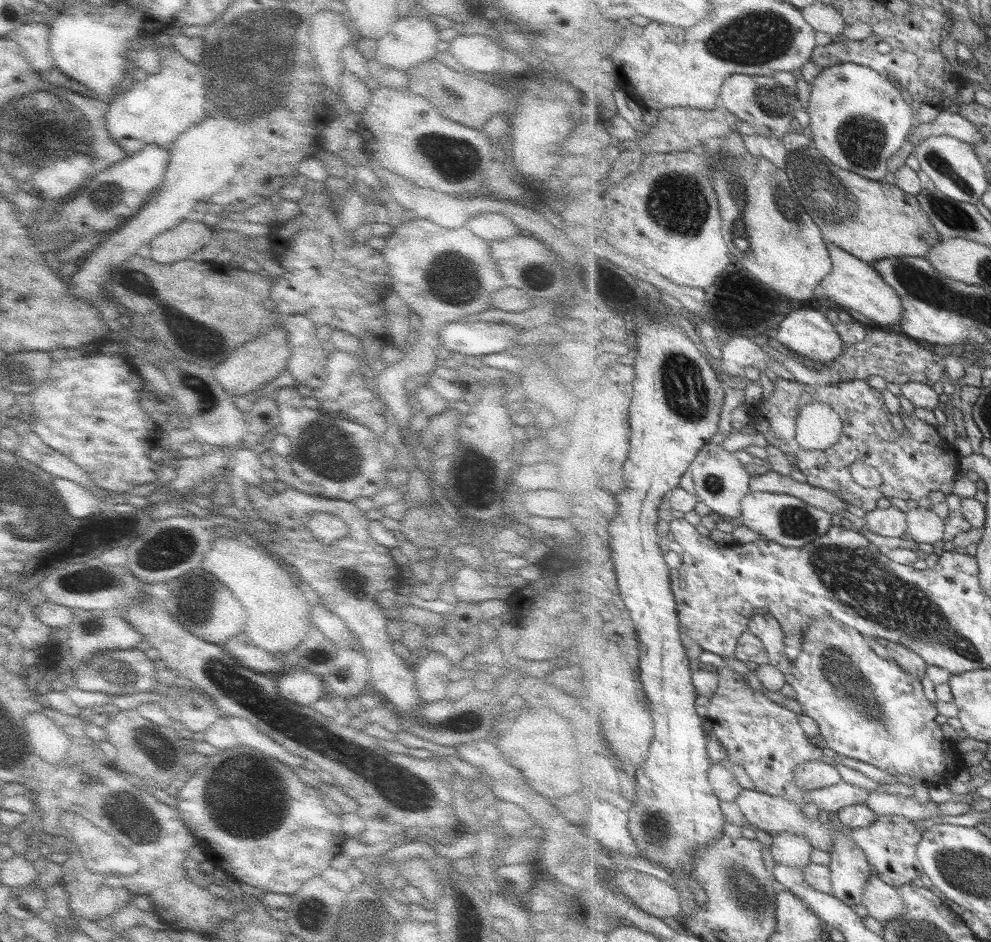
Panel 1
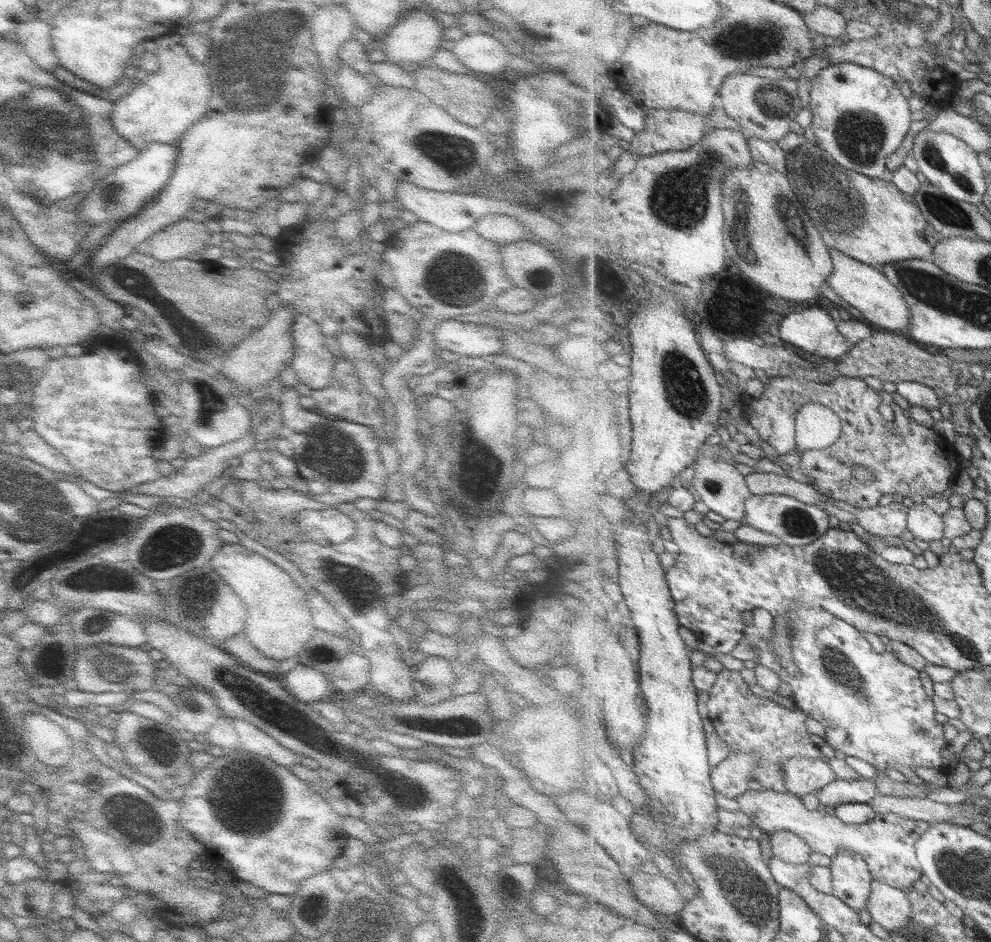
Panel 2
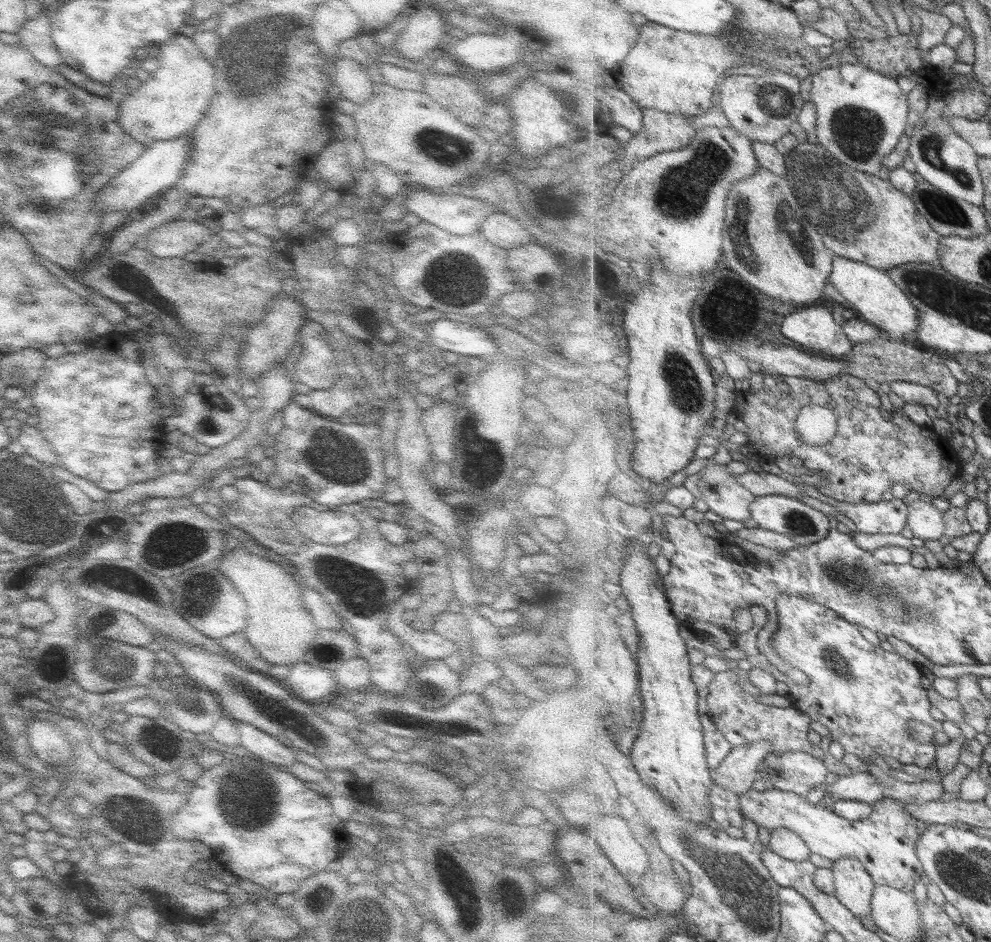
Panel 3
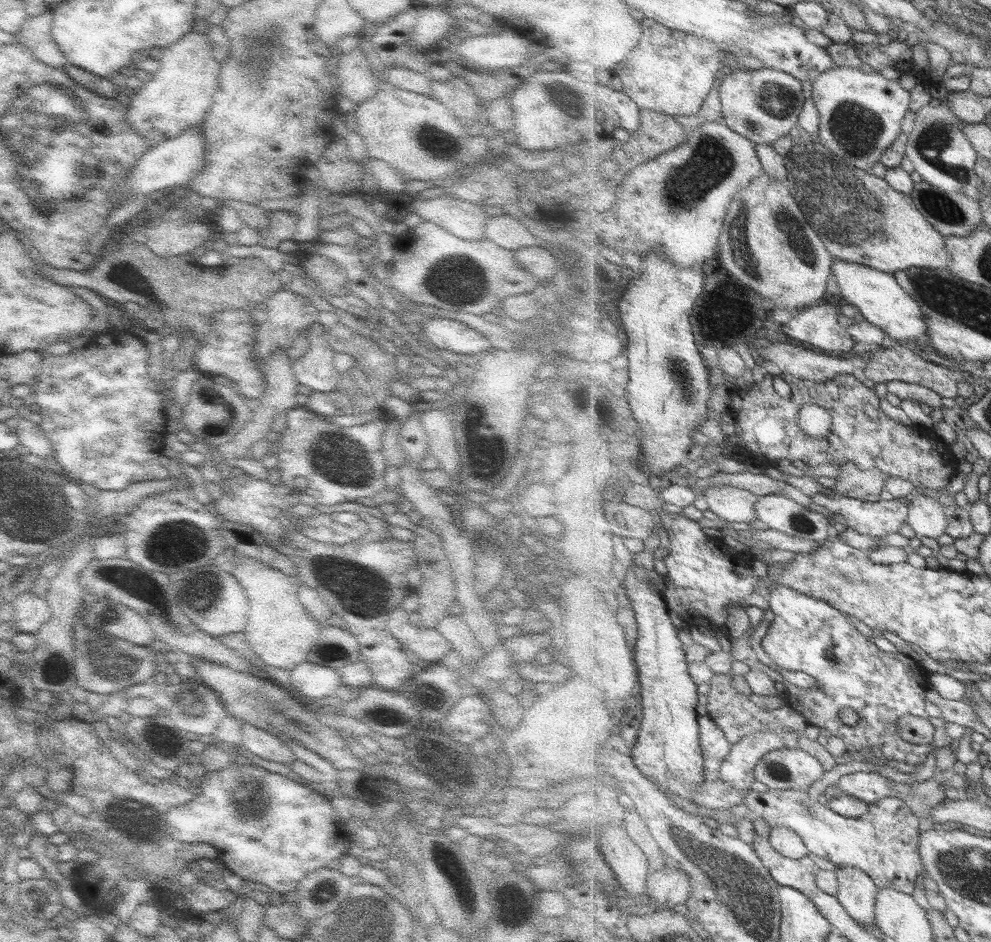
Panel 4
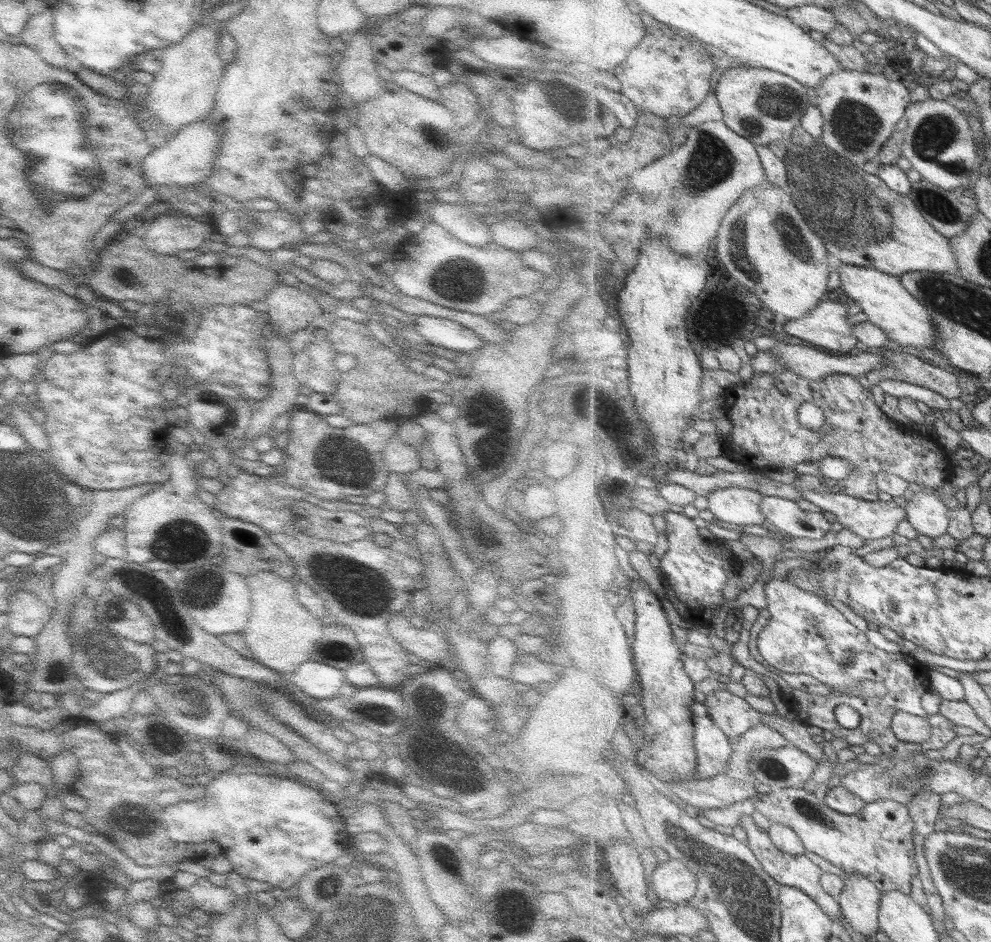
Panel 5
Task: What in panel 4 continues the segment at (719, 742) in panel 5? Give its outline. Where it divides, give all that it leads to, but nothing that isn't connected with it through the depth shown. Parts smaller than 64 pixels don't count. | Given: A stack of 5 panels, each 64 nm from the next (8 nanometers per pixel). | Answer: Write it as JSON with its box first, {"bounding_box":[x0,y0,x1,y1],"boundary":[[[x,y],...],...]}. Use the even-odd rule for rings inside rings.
{"bounding_box":[700,714,732,775],"boundary":[[[709,714],[700,717],[700,741],[704,750],[705,770],[716,775],[732,752],[732,742],[725,736],[724,730],[716,725]]]}

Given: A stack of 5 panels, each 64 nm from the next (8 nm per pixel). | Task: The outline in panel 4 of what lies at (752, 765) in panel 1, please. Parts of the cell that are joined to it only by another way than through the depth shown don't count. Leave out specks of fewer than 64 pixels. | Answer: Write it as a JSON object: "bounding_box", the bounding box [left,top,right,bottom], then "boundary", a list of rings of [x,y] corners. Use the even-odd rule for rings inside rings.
{"bounding_box":[707,672,893,804],"boundary":[[[729,672],[726,674],[714,675],[711,679],[710,692],[707,696],[707,714],[716,721],[716,725],[724,730],[725,736],[732,744],[737,744],[741,738],[758,732],[774,732],[784,739],[783,744],[787,748],[797,749],[800,743],[800,734],[807,730],[810,723],[805,715],[800,714],[797,710],[786,706],[785,708],[771,706],[757,706],[751,702],[749,696],[741,694],[733,686],[733,675]],[[855,772],[843,775],[837,782],[835,793],[848,794],[860,798],[863,802],[873,804],[881,799],[891,797],[893,780],[875,772]]]}

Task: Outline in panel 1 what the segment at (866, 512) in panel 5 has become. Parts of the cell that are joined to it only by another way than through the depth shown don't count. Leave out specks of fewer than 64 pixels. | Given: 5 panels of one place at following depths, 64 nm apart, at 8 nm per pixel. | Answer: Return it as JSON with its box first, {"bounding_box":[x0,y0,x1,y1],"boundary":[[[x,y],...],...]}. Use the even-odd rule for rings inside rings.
{"bounding_box":[863,507,908,538],"boundary":[[[896,507],[875,508],[867,512],[863,519],[870,532],[887,538],[901,538],[908,532],[907,512]]]}

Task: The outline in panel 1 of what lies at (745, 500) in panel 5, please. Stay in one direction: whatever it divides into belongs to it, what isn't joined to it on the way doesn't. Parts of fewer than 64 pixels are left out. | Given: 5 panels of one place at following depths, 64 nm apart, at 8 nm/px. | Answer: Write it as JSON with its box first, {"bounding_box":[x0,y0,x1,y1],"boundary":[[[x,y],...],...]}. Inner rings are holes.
{"bounding_box":[689,444,752,518],"boundary":[[[708,444],[694,458],[689,467],[697,498],[719,515],[739,518],[742,515],[742,502],[752,492],[752,478],[744,464],[741,464],[733,450],[728,452],[720,444]]]}

